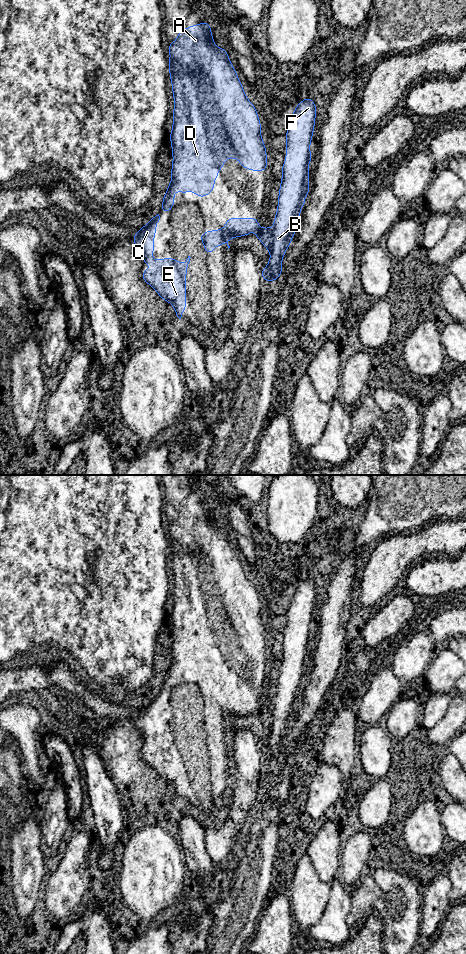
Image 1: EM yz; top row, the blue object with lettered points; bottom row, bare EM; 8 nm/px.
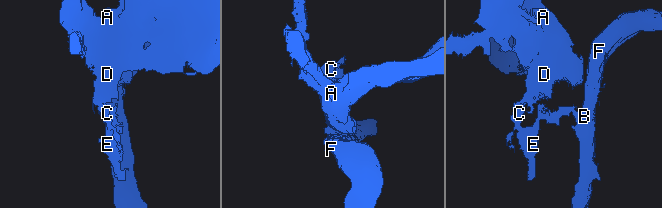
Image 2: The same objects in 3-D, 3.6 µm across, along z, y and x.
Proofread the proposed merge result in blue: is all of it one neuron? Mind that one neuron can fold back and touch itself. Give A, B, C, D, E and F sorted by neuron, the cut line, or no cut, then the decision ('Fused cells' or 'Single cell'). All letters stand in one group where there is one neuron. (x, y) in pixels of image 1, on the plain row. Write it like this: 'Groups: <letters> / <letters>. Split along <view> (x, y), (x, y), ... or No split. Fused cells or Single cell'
Groups: A C D E / B F. Split along yz (258, 707), (254, 712). Fused cells

